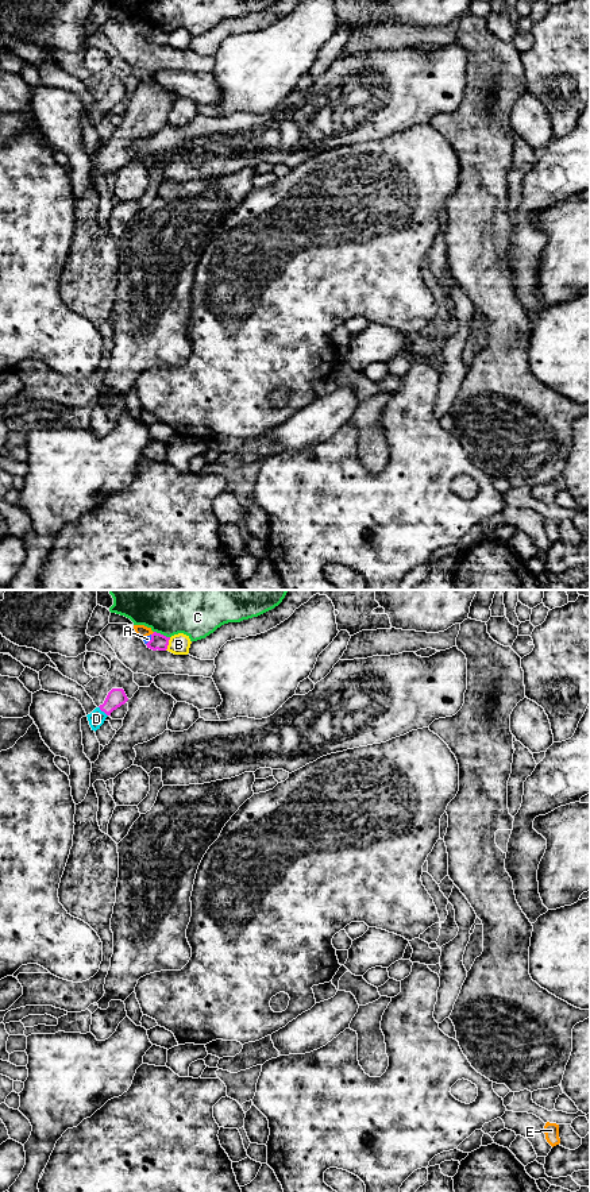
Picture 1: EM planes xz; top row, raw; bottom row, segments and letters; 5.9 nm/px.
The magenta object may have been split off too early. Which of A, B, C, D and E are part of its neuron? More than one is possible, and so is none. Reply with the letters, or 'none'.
D

